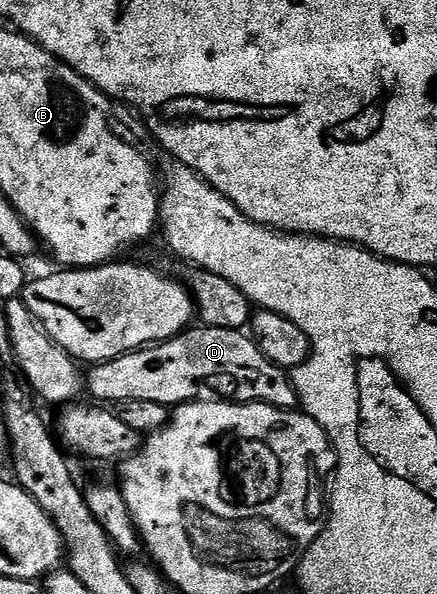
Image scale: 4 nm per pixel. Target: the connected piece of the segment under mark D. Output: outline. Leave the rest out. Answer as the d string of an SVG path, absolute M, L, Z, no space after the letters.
M195 325L182 335L166 343L156 343L144 347L142 351L131 351L109 362L92 366L87 373L85 385L88 391L101 403L121 403L136 399L137 401L155 401L166 405L191 403L190 394L194 391L200 393L214 393L218 397L229 396L231 402L268 403L271 407L295 409L300 406L299 394L295 391L292 376L278 365L260 349L258 342L250 334L233 329L217 329Z

